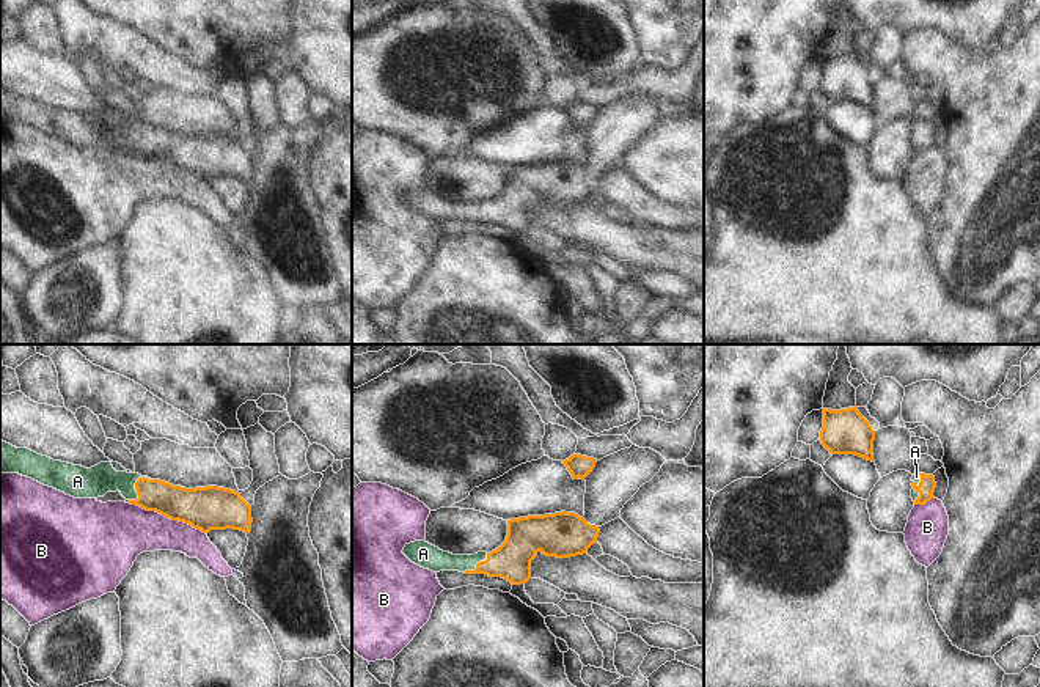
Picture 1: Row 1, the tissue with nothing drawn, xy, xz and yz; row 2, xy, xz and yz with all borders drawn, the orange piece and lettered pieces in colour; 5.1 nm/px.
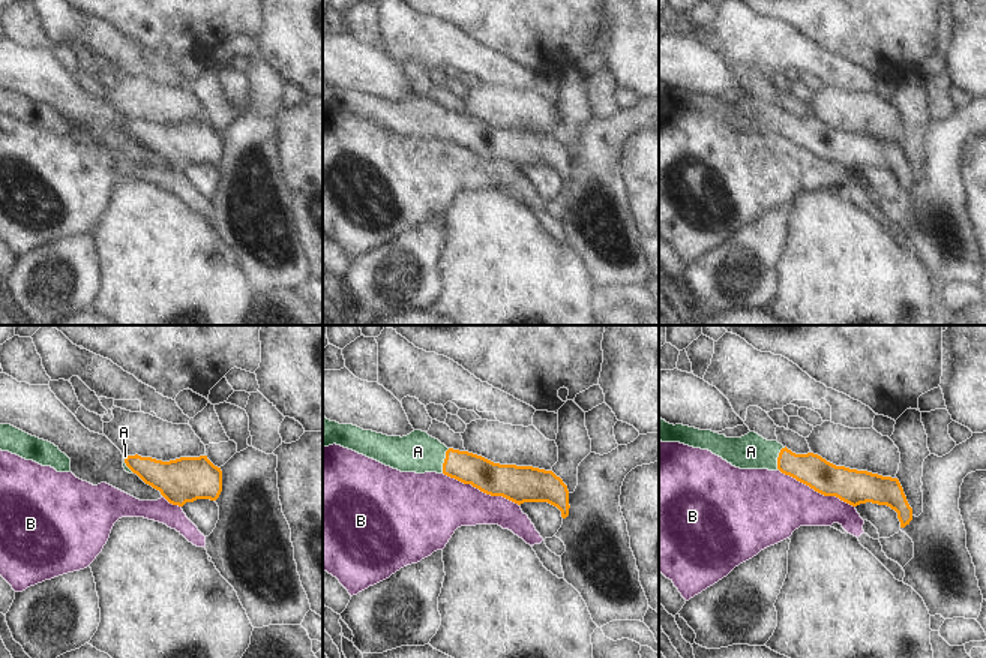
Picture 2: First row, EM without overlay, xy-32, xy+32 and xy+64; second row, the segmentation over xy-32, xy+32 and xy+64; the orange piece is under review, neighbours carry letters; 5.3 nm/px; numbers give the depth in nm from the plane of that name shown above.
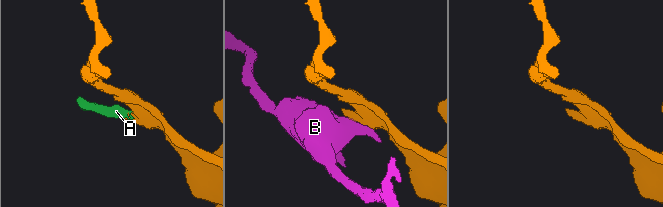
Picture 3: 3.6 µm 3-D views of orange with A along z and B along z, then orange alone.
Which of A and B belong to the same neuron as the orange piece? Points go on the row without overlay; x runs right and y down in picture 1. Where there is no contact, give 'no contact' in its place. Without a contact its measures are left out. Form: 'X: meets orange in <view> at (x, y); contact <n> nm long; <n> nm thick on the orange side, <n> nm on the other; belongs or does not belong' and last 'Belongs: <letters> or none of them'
A: meets orange in xy at (135, 134); contact 160 nm long; 180 nm thick on the orange side, 160 nm on the other; belongs
B: meets orange in xy at (167, 164); contact 420 nm long; 220 nm thick on the orange side, 300 nm on the other; does not belong
Belongs: A

